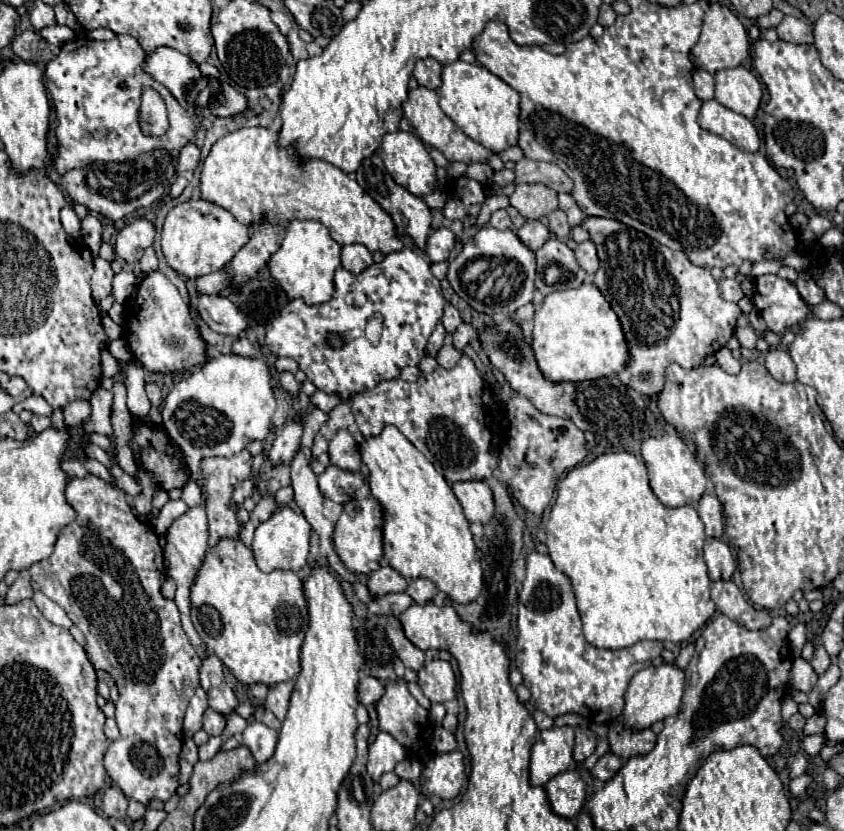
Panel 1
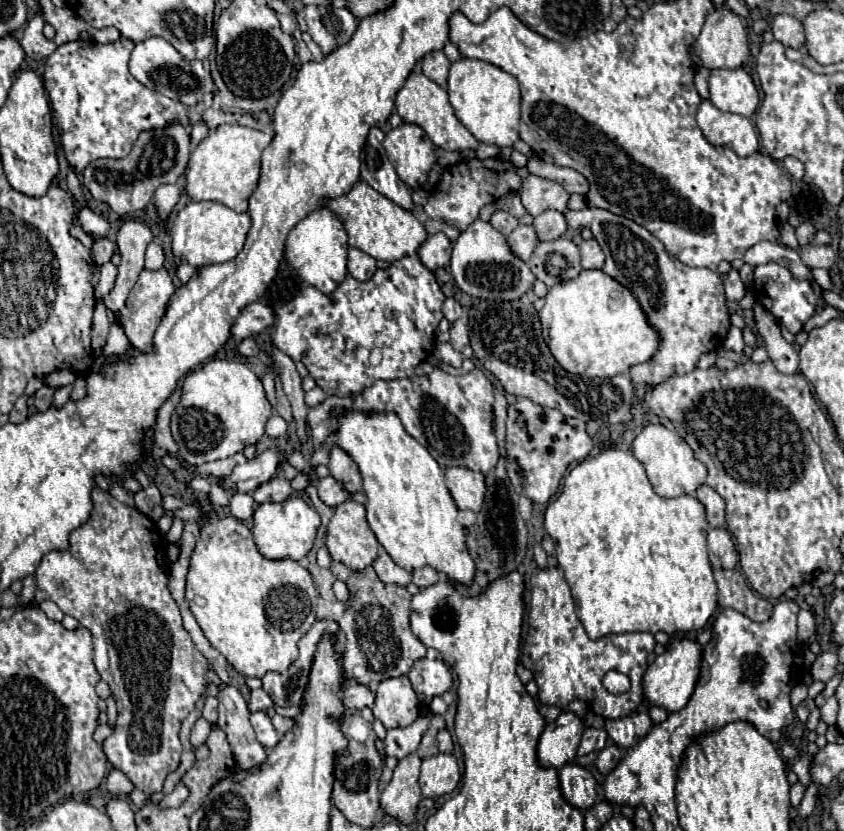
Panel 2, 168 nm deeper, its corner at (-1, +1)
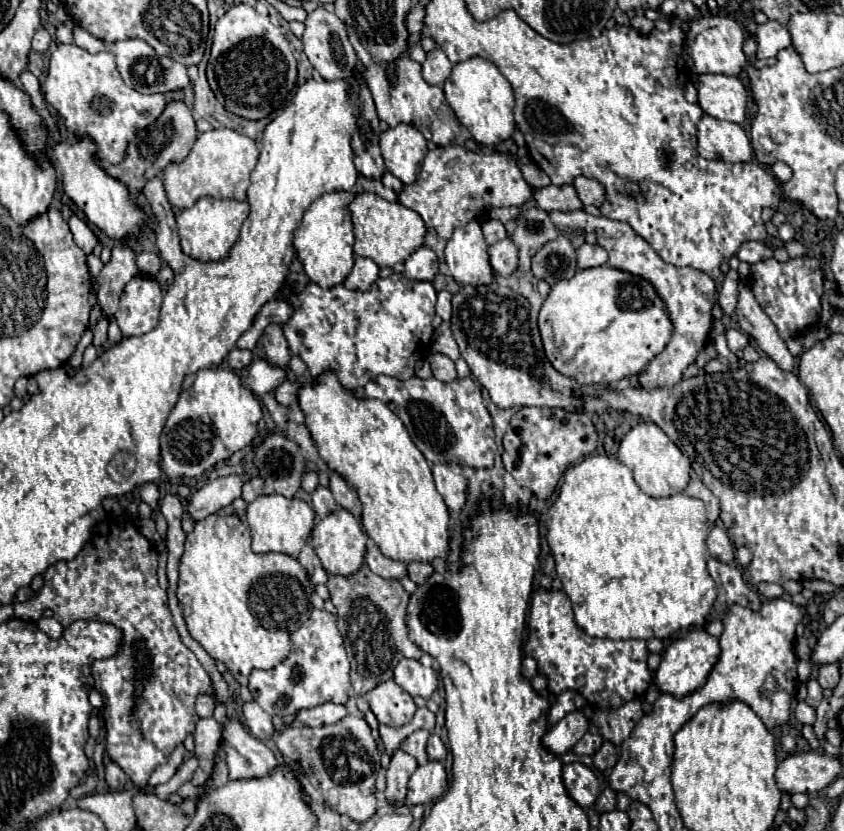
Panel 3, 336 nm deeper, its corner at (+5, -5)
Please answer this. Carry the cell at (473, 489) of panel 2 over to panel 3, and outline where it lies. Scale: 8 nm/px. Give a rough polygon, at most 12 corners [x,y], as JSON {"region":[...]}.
{"region":[[435,464],[433,480],[445,504],[461,512],[467,480],[455,464]]}

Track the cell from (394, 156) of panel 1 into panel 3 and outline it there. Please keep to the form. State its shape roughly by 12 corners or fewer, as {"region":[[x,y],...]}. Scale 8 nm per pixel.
{"region":[[409,124],[381,134],[385,168],[413,184],[427,140]]}

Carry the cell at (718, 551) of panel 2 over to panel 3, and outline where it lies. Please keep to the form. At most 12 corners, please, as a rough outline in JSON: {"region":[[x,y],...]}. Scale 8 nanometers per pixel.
{"region":[[713,526],[707,548],[713,558],[731,564],[735,546],[721,526]]}

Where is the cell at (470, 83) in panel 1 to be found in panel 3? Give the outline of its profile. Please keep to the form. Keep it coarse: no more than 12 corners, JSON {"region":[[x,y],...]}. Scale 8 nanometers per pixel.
{"region":[[475,56],[445,80],[449,106],[479,144],[513,136],[513,88]]}

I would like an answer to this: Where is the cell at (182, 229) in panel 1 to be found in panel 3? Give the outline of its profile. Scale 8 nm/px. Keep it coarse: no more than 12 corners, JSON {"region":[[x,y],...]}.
{"region":[[199,198],[177,216],[187,256],[223,260],[247,202]]}

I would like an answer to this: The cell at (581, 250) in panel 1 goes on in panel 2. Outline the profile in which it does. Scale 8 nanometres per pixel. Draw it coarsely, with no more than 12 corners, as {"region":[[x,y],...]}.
{"region":[[583,240],[579,244],[581,266],[585,270],[603,268],[599,244]]}

